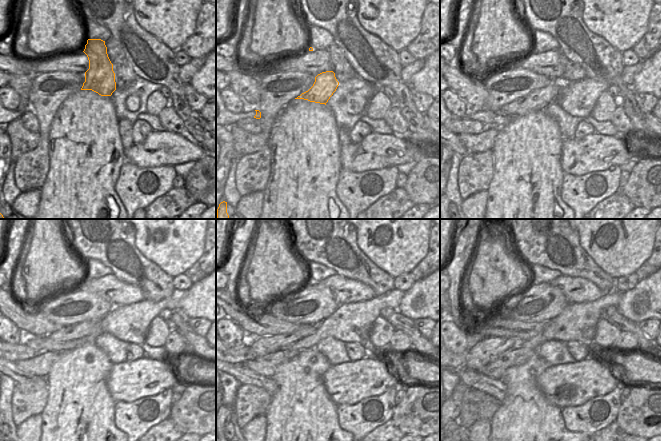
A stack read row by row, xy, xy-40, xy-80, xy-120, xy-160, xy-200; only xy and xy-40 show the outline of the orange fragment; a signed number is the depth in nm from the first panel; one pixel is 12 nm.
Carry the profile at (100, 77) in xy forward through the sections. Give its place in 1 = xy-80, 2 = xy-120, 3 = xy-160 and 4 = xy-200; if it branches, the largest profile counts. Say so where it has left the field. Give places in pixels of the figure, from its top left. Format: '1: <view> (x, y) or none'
1: xy-80 (537, 100)
2: xy-120 (71, 337)
3: xy-160 (306, 336)
4: xy-200 (486, 350)

